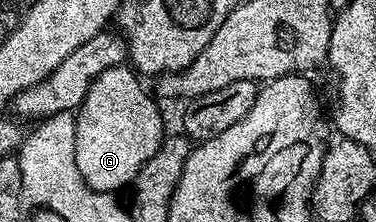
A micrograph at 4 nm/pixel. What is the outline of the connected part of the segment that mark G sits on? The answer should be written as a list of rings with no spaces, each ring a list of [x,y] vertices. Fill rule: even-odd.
[[[127,64],[118,67],[110,67],[110,71],[102,71],[94,83],[90,83],[90,89],[86,91],[84,102],[75,110],[76,126],[74,127],[74,163],[78,163],[78,171],[82,179],[91,189],[97,189],[99,193],[115,194],[116,189],[127,186],[135,181],[136,172],[143,167],[146,159],[158,151],[158,147],[164,142],[166,130],[164,130],[164,117],[160,114],[157,98],[151,92],[148,93],[140,86],[141,78]]]

